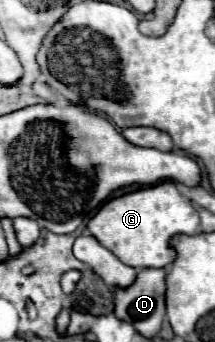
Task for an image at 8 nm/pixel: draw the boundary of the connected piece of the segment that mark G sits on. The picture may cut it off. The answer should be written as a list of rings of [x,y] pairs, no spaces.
[[[163,181],[107,201],[87,227],[91,235],[103,247],[113,251],[125,265],[135,269],[169,267],[177,257],[177,251],[171,247],[171,237],[179,233],[195,235],[199,231],[199,213],[193,203],[177,191],[173,181]]]

